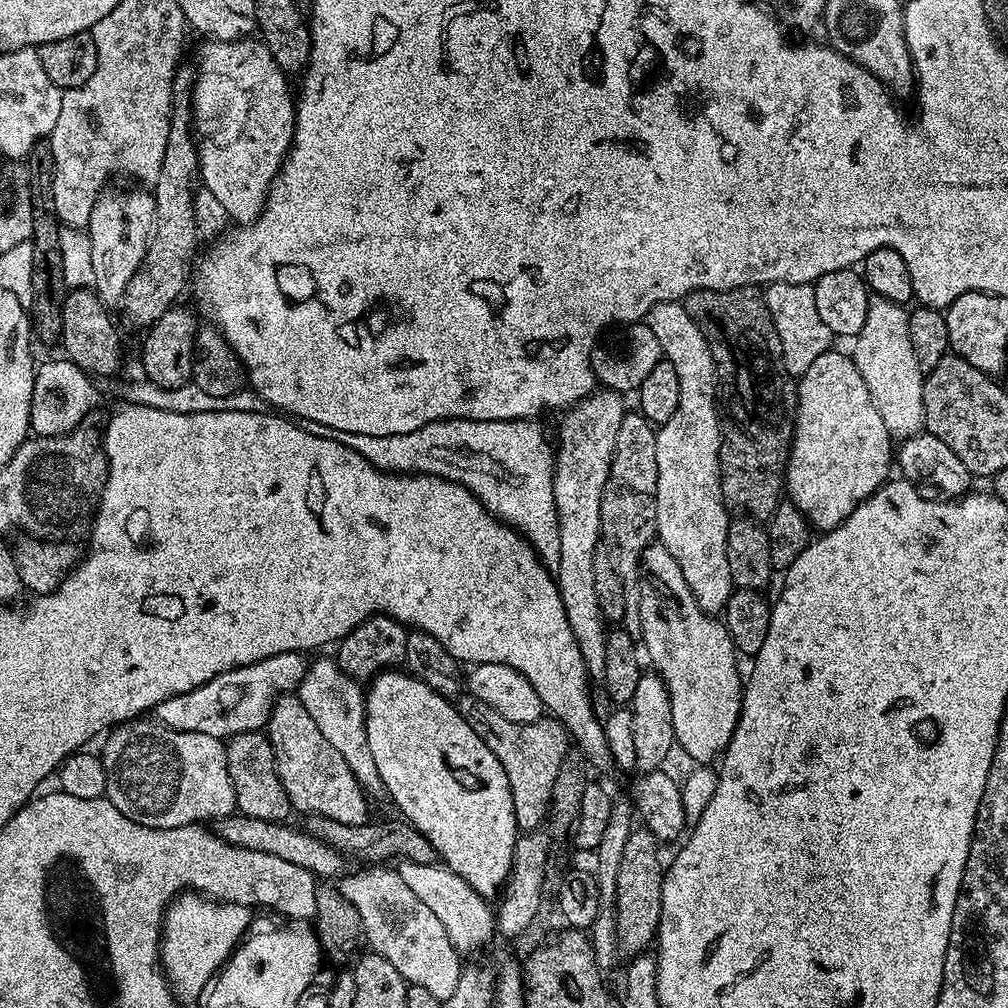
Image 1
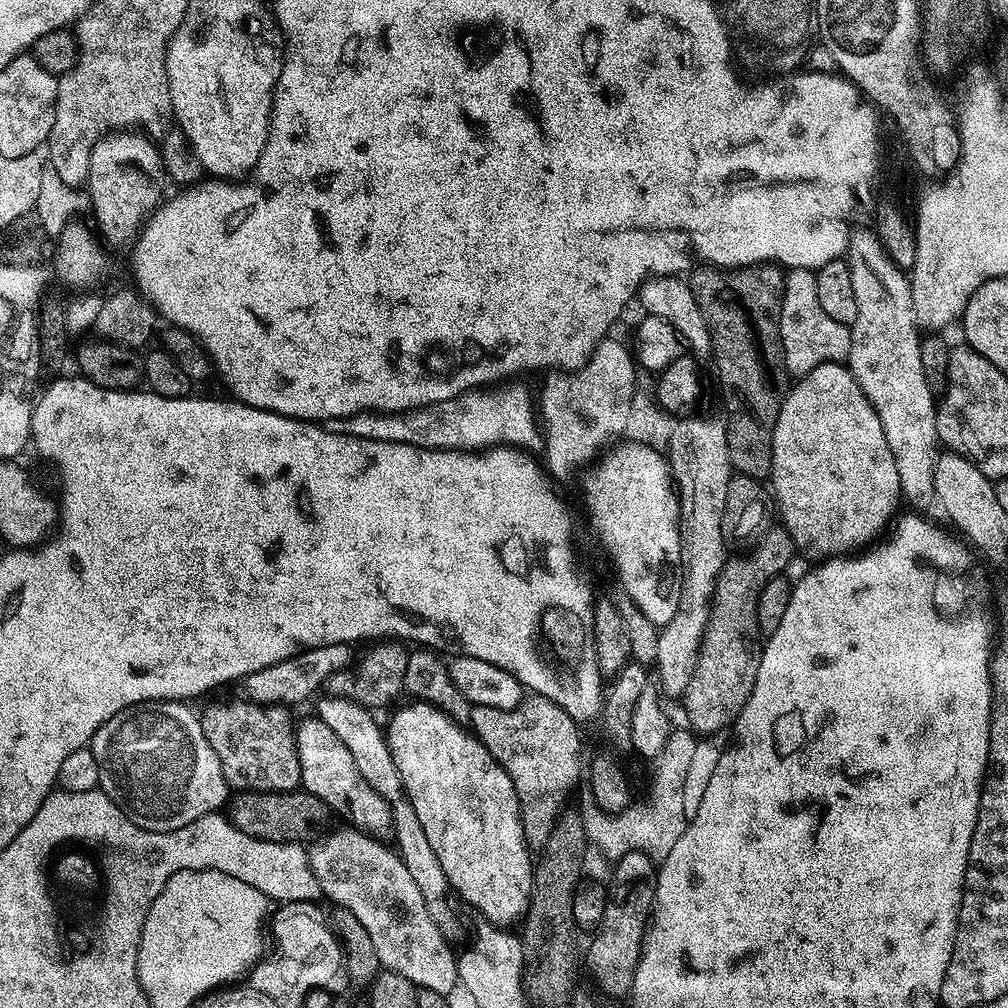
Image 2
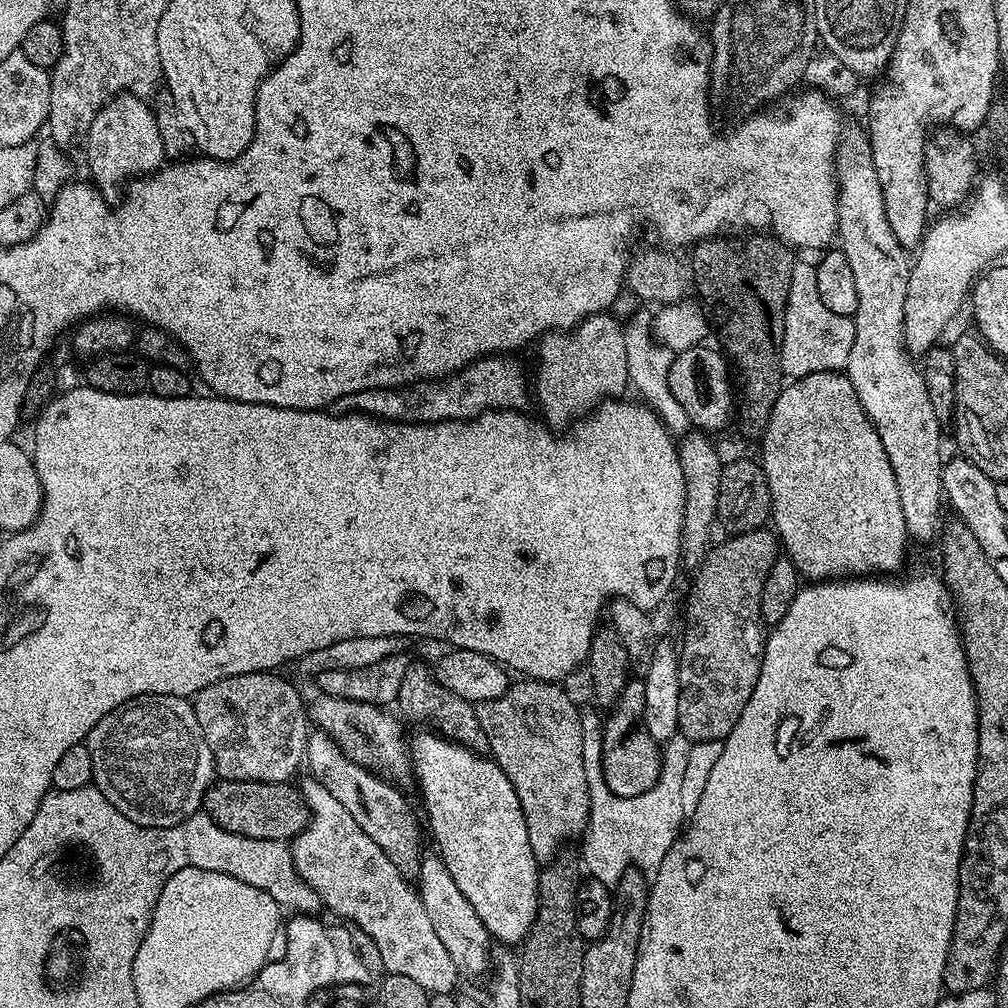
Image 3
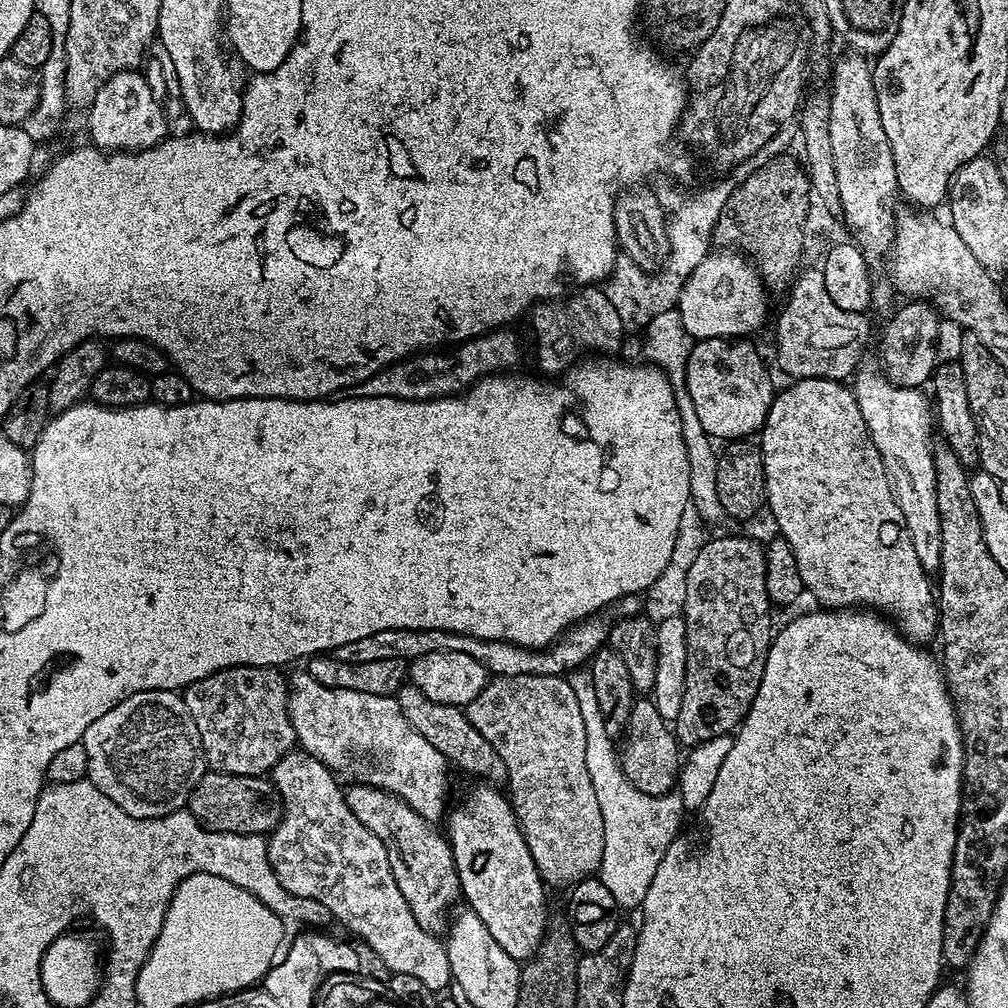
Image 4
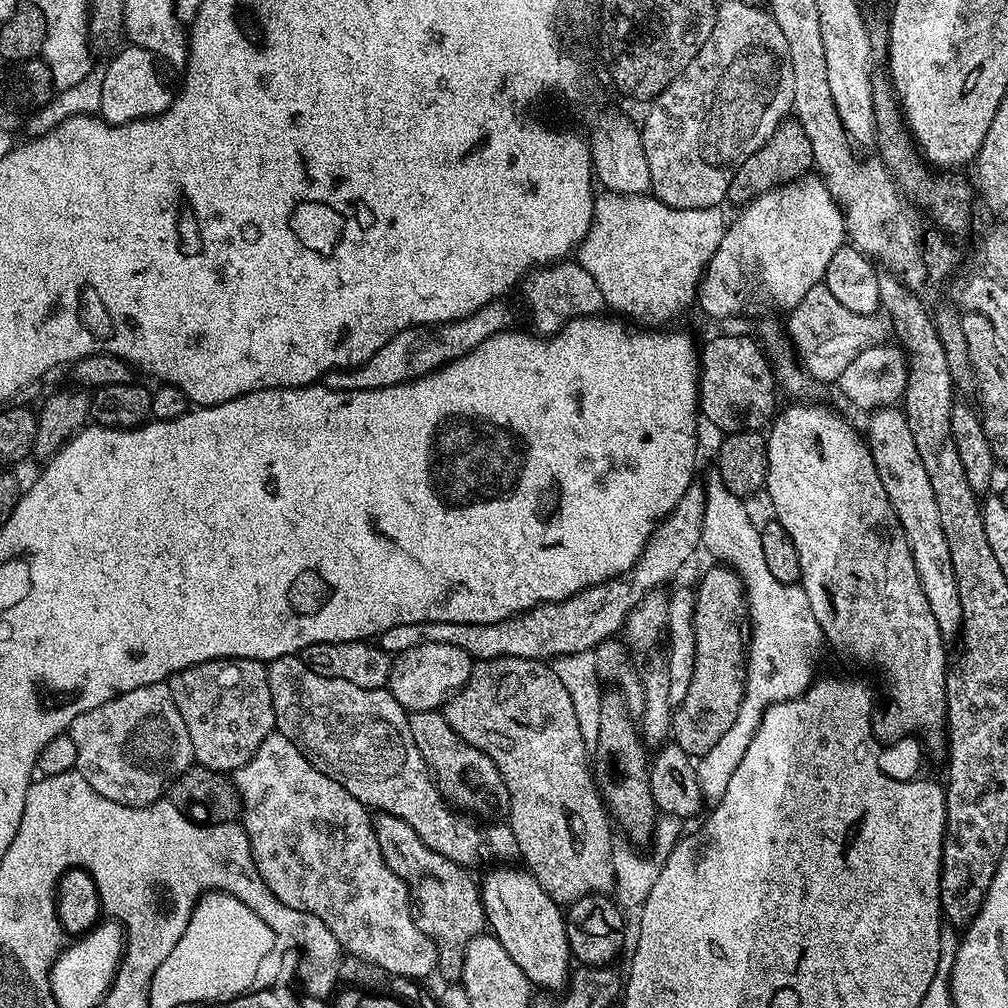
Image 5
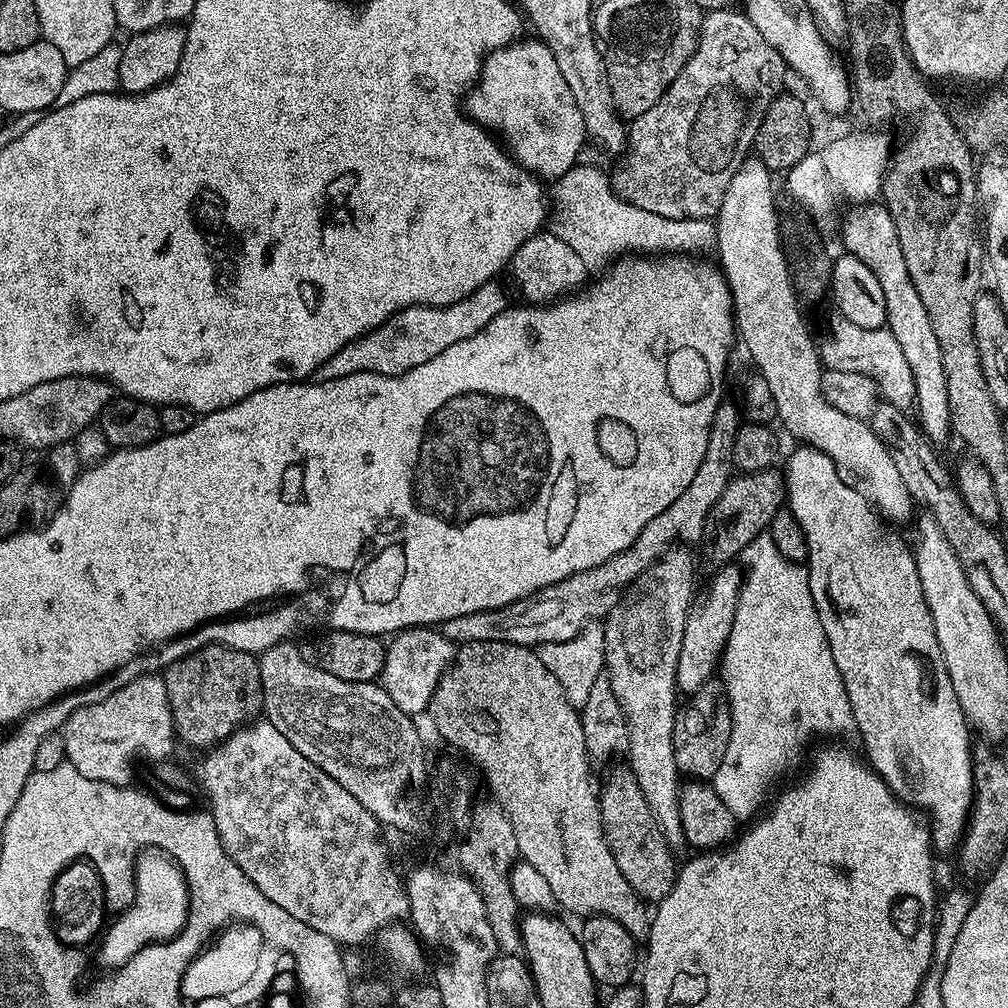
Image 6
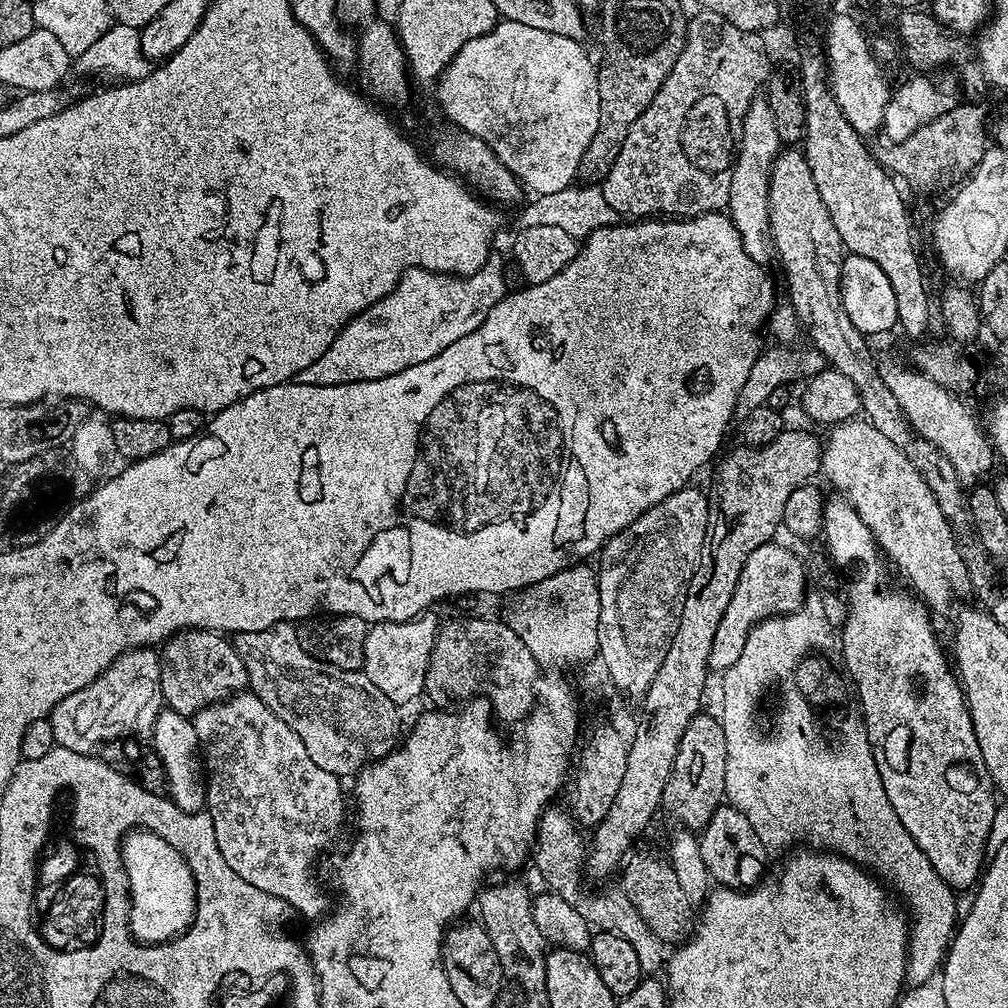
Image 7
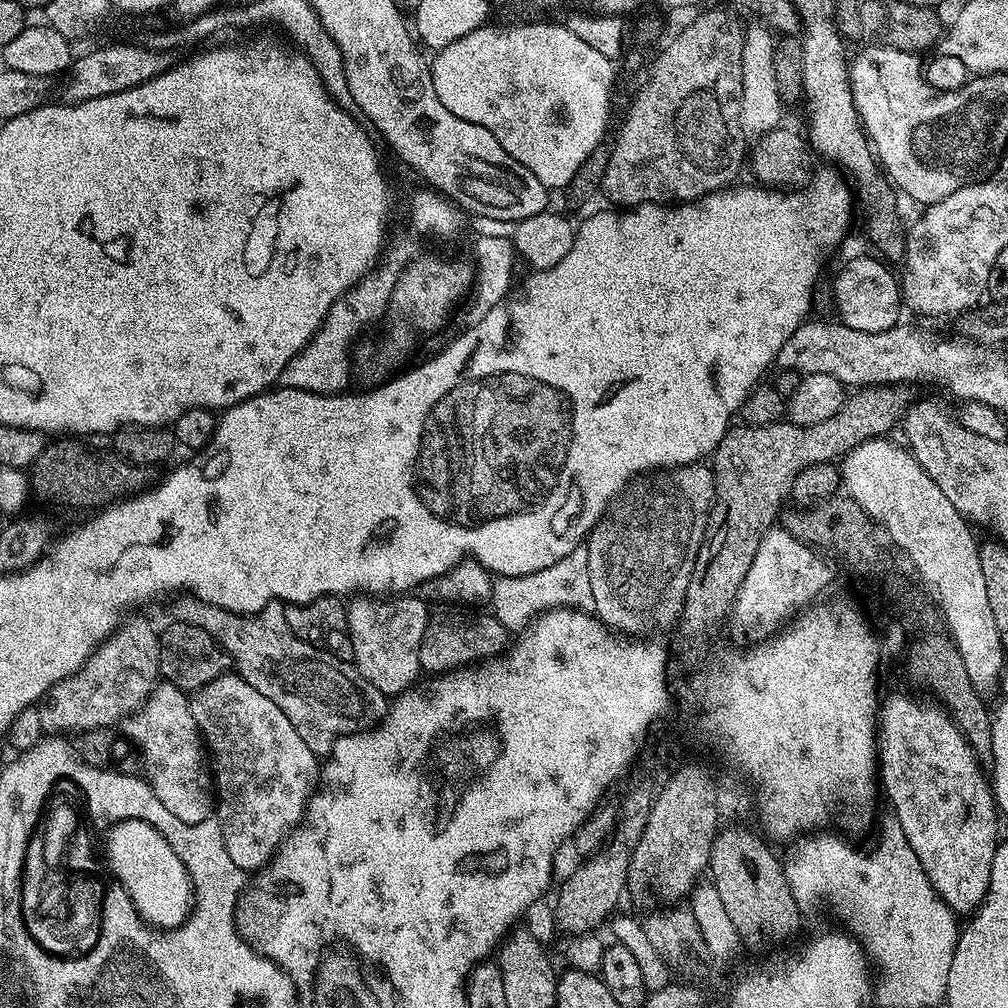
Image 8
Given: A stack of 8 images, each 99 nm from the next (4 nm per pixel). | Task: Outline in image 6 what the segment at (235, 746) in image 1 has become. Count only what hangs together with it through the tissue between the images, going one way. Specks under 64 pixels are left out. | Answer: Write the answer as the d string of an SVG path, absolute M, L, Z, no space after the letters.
M207 644L163 669L174 732L192 748L207 750L221 744L243 725L257 719L264 707L259 659L251 652Z

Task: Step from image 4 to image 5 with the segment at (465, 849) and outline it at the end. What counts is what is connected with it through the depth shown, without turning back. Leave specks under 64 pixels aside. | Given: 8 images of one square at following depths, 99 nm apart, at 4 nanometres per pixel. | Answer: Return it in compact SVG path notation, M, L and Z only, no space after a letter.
M520 866L496 867L500 868L486 873L484 884L482 880L479 885L487 927L491 935L502 942L506 954L514 958L518 970L526 974L532 985L552 994L559 993L567 985L574 964L566 938L565 913L561 905L552 900L542 886L538 886L531 872Z

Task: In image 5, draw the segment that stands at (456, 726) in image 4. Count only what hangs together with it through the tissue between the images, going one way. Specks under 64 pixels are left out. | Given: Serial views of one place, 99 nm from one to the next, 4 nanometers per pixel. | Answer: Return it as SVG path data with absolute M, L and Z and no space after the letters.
M443 711L414 712L408 717L410 734L414 734L414 742L428 764L439 789L453 805L464 808L477 808L484 812L487 808L508 807L508 791L506 782L502 782L502 774L498 774L498 766L482 750L470 746L446 722Z

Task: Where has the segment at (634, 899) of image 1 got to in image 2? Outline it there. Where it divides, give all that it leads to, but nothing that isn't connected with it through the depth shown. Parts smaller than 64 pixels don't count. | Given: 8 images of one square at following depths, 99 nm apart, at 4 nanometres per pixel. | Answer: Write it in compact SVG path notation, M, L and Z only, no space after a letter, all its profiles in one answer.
M628 852L615 861L612 872L612 881L607 881L608 901L606 902L606 914L602 914L599 924L594 929L596 937L588 948L588 968L597 984L602 988L603 995L608 998L627 997L632 990L634 974L638 970L638 962L644 945L644 934L650 923L652 903L656 901L656 873L657 865L641 852Z

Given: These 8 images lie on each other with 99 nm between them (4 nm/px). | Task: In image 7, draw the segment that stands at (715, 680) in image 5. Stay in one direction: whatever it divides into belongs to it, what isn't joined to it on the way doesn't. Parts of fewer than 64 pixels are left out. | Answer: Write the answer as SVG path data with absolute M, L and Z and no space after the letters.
M697 714L686 726L682 742L678 742L678 754L670 770L670 778L664 783L663 811L673 812L679 823L689 830L702 830L710 822L714 810L718 810L726 800L726 734L724 726L715 715Z

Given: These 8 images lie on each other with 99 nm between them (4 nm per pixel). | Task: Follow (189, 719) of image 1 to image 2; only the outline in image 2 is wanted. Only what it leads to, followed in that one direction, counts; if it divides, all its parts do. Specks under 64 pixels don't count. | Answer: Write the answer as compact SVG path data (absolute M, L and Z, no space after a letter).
M347 644L318 646L306 650L302 654L294 654L294 658L286 658L286 662L266 666L266 670L258 670L254 674L244 677L242 687L244 687L245 694L248 695L245 697L251 703L263 706L300 704L307 696L313 695L312 697L315 697L327 685L330 674L334 674L353 663L354 652L352 651L353 649Z

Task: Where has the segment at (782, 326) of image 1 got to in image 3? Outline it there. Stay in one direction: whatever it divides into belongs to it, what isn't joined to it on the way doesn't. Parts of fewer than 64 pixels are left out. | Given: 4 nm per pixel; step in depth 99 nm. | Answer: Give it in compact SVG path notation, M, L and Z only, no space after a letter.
M804 258L797 259L794 274L790 274L790 294L786 298L786 310L784 311L784 333L780 347L781 373L788 378L799 378L819 372L840 372L847 369L850 350L854 346L855 333L856 322L853 317L834 314L834 310L828 309L823 304L818 294L818 274L815 263L807 264Z

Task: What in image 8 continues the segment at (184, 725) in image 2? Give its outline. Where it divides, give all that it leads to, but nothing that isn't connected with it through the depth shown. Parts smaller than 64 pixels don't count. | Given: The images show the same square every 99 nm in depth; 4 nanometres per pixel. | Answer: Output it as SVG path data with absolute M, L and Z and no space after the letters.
M128 618L120 627L92 653L92 657L73 676L68 676L39 705L40 717L45 733L72 732L79 734L95 728L112 728L128 719L133 712L139 712L158 683L160 676L160 637L144 620Z

